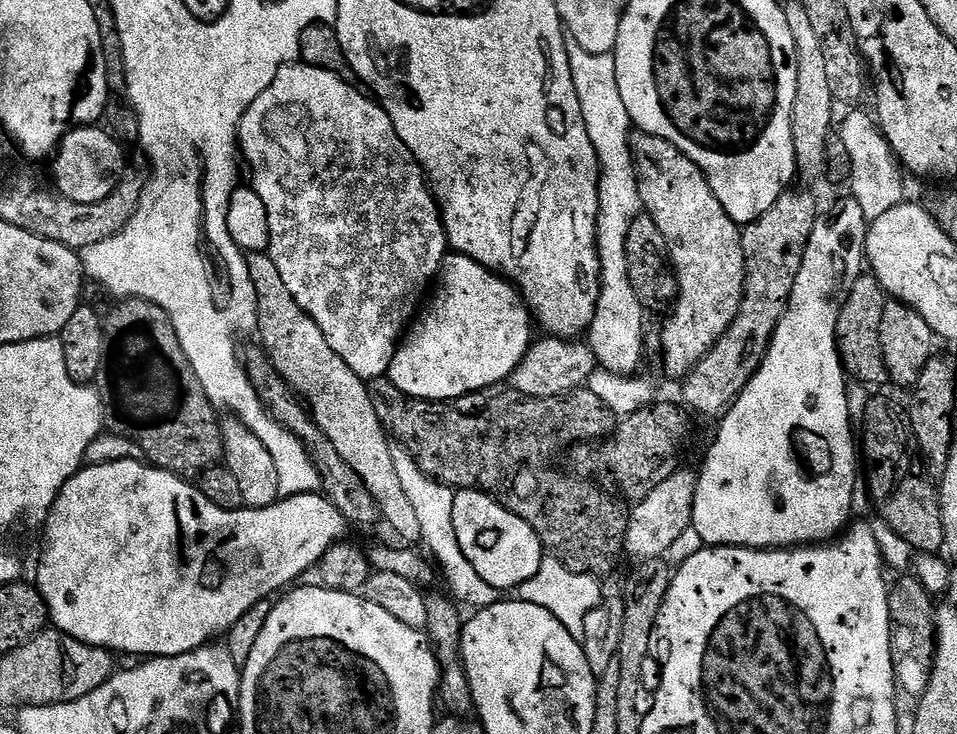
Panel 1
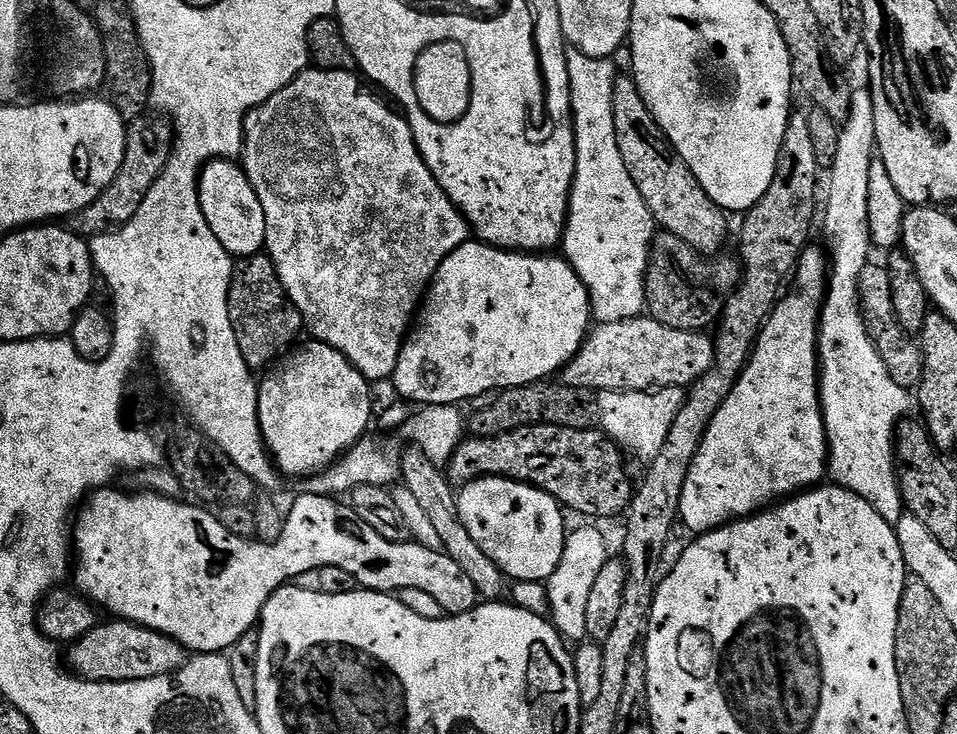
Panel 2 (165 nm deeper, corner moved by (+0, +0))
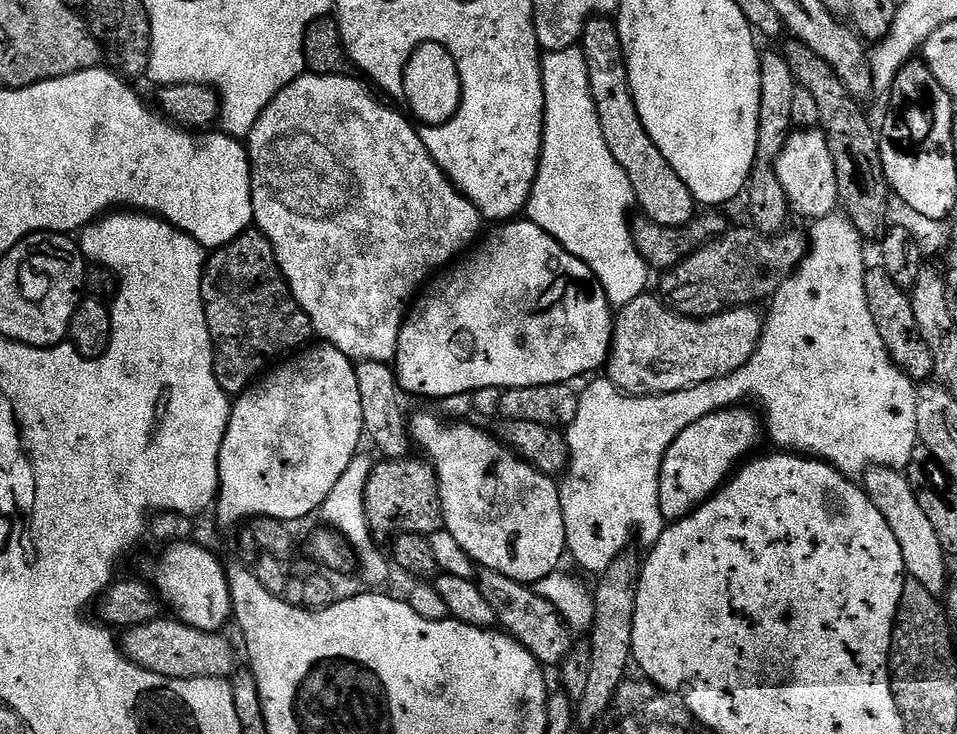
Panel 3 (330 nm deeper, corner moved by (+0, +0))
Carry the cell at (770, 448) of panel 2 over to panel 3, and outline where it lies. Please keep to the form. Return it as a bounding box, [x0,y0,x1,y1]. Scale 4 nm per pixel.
[660,406,760,517]

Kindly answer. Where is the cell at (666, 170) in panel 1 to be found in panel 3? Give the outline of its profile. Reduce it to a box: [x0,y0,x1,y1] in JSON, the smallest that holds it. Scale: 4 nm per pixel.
[582,26,697,228]

